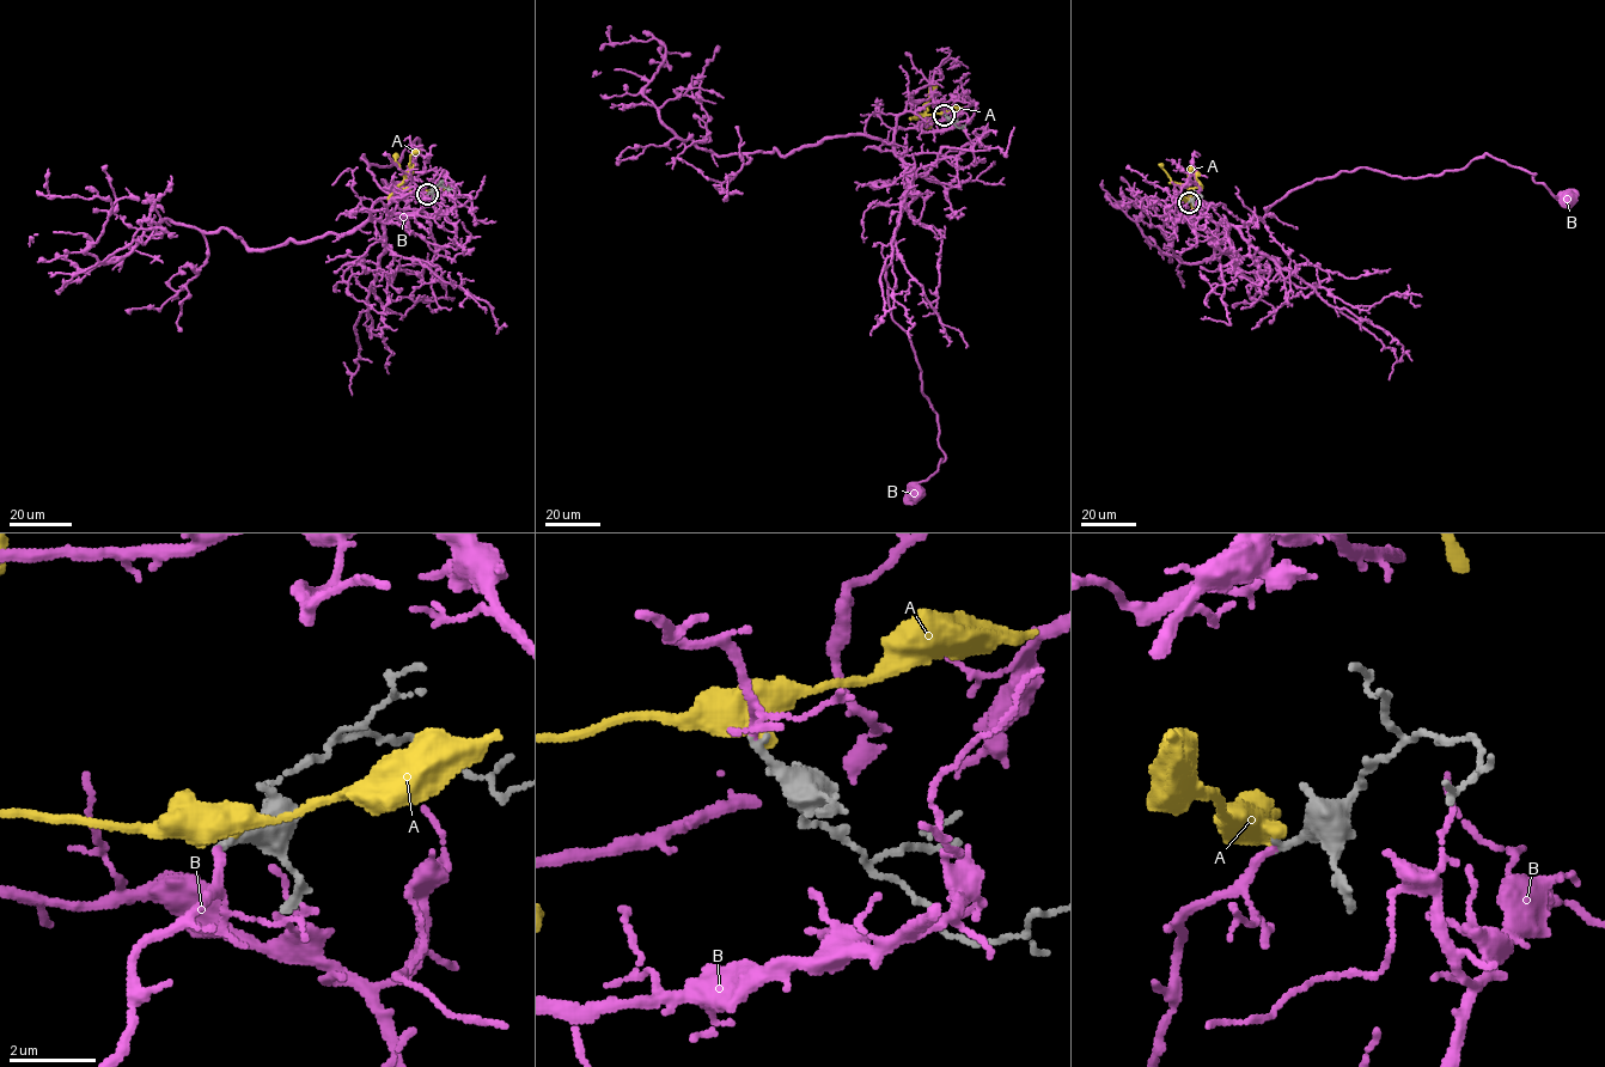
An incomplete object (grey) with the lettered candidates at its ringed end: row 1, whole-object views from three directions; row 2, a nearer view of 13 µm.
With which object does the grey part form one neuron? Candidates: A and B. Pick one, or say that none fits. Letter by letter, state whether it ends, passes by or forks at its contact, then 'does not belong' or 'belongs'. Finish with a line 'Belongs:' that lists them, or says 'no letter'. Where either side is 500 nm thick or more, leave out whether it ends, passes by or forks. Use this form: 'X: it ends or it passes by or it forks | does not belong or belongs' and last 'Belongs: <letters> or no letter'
A: does not belong
B: it ends | belongs
Belongs: B

